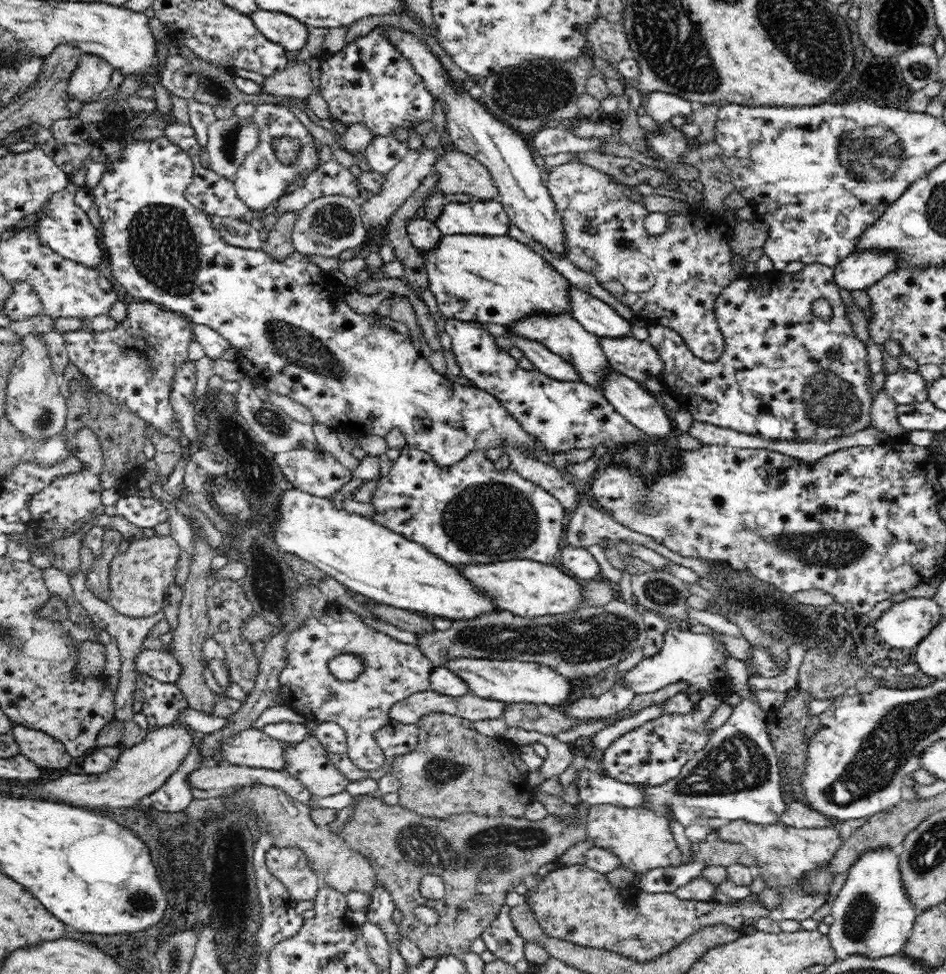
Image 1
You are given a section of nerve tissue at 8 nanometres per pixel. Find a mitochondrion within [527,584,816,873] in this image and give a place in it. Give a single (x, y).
(739, 764)

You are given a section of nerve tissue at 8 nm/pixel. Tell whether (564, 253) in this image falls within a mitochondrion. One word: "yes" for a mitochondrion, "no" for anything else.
no

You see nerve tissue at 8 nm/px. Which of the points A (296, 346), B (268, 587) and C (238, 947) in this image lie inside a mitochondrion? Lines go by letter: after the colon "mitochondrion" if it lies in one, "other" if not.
A: mitochondrion
B: mitochondrion
C: mitochondrion

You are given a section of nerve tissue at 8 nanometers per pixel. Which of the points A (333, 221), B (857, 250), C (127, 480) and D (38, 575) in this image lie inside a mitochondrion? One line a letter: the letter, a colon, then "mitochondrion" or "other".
A: mitochondrion
B: other
C: other
D: other

